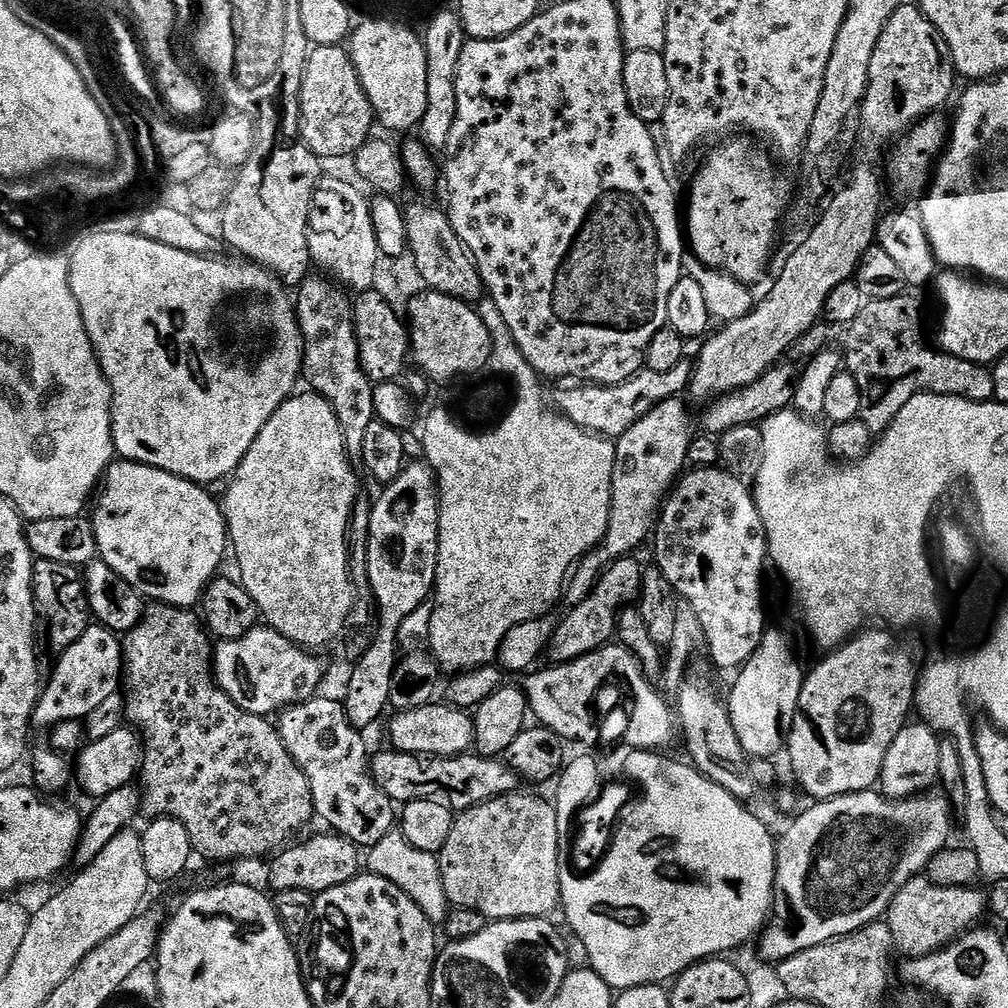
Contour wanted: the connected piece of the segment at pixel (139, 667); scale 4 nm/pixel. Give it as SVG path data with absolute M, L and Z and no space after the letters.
M159 602L153 603L150 607L143 613L143 616L138 621L136 628L130 629L128 633L123 637L122 643L124 645L124 671L123 675L126 677L126 688L128 684L128 692L126 691L126 720L129 725L135 726L138 729L139 735L142 737L142 759L140 761L140 771L138 773L138 784L142 789L142 808L146 813L149 812L149 817L159 818L161 816L169 816L171 820L177 820L182 822L182 826L186 826L186 834L190 834L190 842L192 843L193 853L197 857L205 856L208 860L252 860L255 856L265 856L265 858L271 857L273 853L277 850L283 849L285 845L293 839L291 838L295 832L300 832L308 823L313 822L314 813L312 806L310 783L307 782L306 774L300 769L291 757L290 752L287 750L286 746L283 744L283 740L280 737L277 725L273 723L271 719L265 718L263 716L255 716L250 714L246 710L242 710L237 704L232 701L231 698L227 696L226 693L221 690L219 686L216 685L216 678L212 670L212 658L214 655L214 644L210 639L210 633L202 623L201 617L199 615L195 616L195 611L186 608L175 608L172 604L161 604Z

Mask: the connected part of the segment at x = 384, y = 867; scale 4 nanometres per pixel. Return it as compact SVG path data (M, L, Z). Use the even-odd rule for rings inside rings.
M393 830L386 834L384 839L367 849L366 868L375 876L386 878L406 894L406 898L414 901L414 906L426 914L426 918L432 921L433 925L443 925L448 917L450 905L446 898L446 890L442 886L442 870L440 869L440 857L437 853L418 850L418 846L410 846L406 838L399 830Z

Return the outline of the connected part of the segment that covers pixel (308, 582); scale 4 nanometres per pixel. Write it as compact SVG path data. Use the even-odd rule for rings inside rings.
M313 390L289 396L278 411L262 426L258 438L250 446L250 450L242 458L242 462L234 475L227 481L228 493L222 496L224 509L224 523L228 525L228 538L231 551L236 551L236 564L240 567L238 579L243 584L250 598L260 607L263 623L273 628L278 634L290 638L290 642L299 644L305 650L320 650L323 644L328 644L344 627L348 628L352 619L354 595L351 584L351 574L348 571L348 524L351 522L352 508L361 495L360 484L356 481L356 472L352 469L354 460L348 456L347 448L343 442L342 430L339 429L338 418L332 409L331 402Z

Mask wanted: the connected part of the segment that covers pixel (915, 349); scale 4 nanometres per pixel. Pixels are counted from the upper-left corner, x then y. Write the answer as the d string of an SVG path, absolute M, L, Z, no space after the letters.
M909 294L881 300L869 300L864 308L854 318L852 324L847 325L842 347L843 367L858 382L858 391L862 393L862 406L858 419L874 434L885 432L894 422L898 410L923 392L942 394L943 396L957 396L973 400L979 404L989 403L994 397L994 378L991 367L974 362L966 362L962 358L952 356L949 352L941 352L939 347L924 341L924 312L920 304Z

